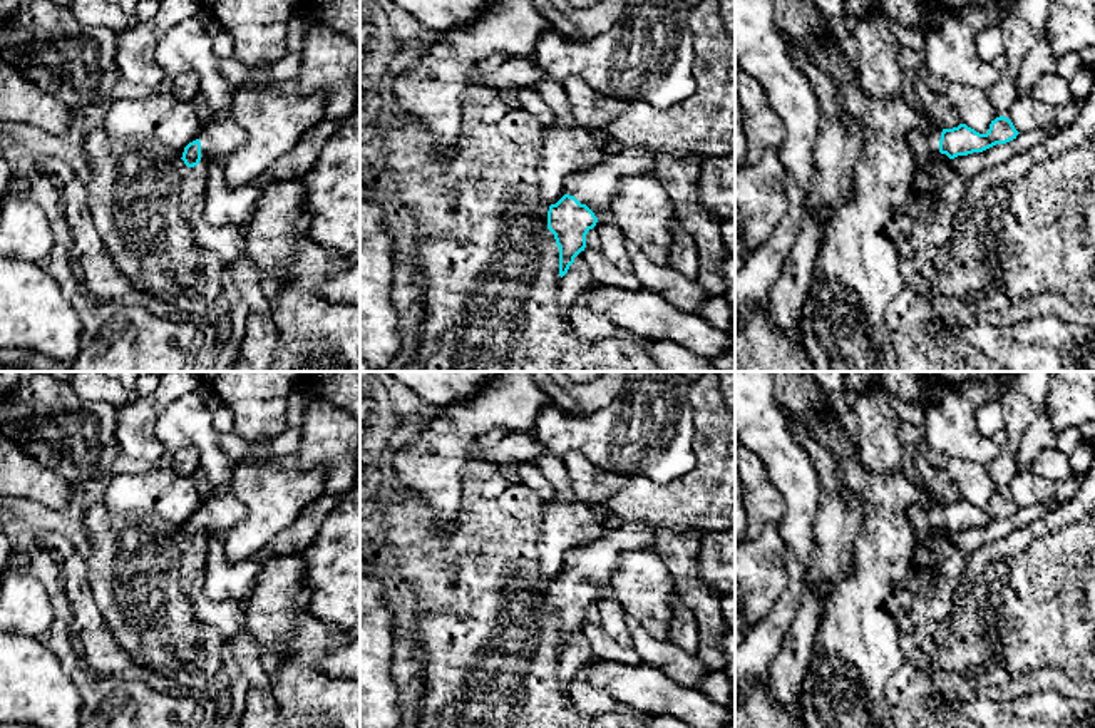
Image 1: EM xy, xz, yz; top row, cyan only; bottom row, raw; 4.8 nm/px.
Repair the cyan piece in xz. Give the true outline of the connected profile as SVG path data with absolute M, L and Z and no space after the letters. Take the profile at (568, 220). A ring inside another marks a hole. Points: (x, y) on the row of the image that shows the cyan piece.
M623 146L591 169L568 176L566 194L549 206L548 229L559 248L559 276L563 278L574 258L586 248L586 234L599 219L609 218L609 208L628 176L650 172L656 154Z

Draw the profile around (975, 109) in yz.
M949 84L943 92L949 107L958 110L963 124L986 134L990 124L1000 117L983 90L963 84Z

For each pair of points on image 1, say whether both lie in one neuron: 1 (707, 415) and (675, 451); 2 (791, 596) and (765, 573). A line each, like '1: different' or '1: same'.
1: different
2: different

